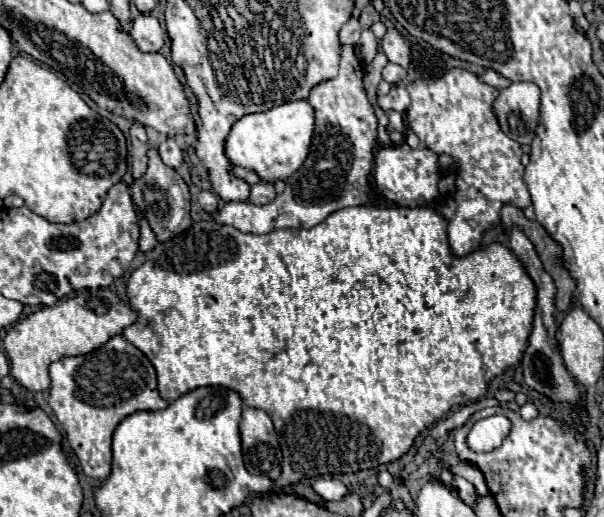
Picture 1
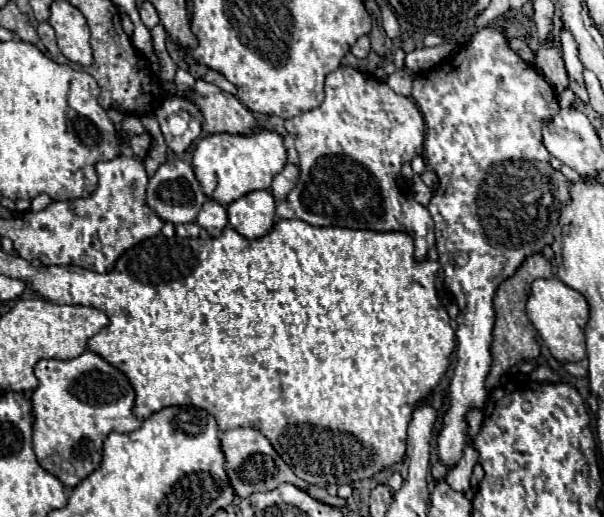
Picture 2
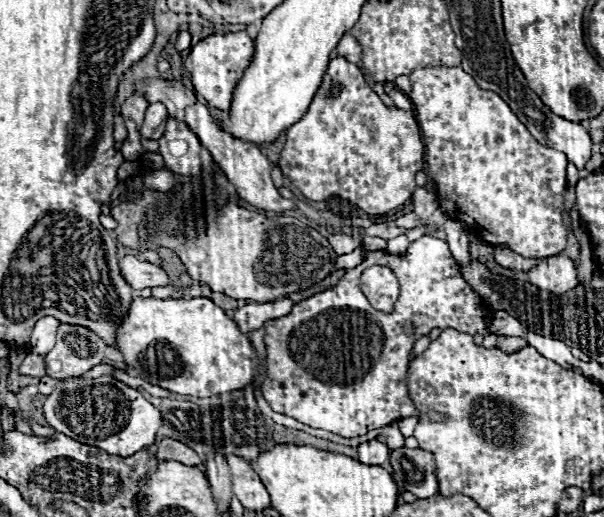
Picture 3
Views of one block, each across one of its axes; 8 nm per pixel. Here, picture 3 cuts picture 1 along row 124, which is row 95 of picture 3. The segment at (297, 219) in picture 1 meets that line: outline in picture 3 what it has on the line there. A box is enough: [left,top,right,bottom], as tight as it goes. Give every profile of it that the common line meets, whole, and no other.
[278,56,424,216]

